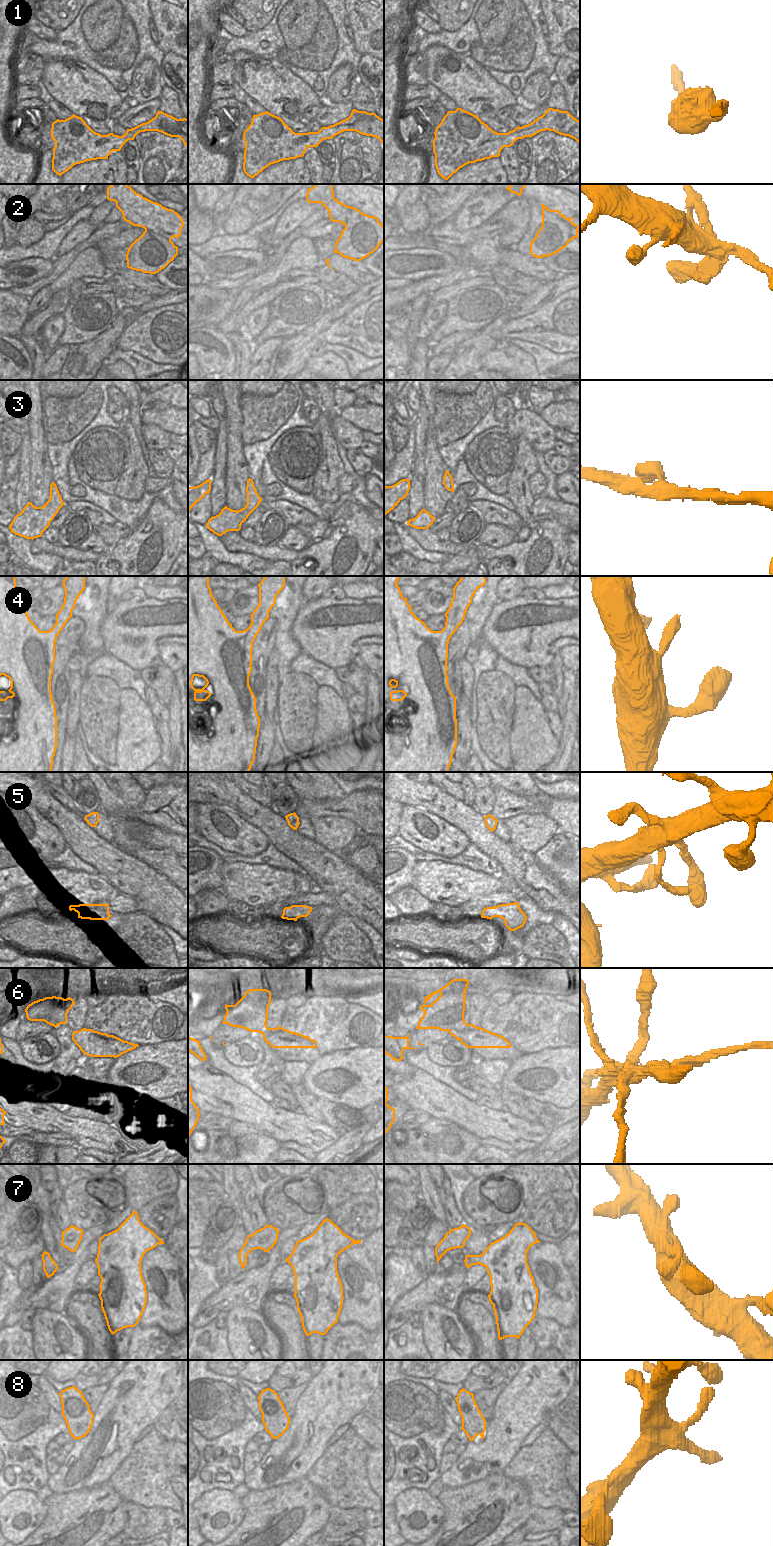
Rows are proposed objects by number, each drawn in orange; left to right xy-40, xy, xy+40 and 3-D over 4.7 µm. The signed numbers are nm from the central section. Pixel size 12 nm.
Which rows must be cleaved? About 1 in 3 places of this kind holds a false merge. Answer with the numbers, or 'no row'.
2, 6

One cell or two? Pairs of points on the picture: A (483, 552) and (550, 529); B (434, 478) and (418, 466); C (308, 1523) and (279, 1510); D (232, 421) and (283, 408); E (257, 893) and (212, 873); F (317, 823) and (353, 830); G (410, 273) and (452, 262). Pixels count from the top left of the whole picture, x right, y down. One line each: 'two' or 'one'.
A: one
B: two
C: one
D: two
E: two
F: one
G: one

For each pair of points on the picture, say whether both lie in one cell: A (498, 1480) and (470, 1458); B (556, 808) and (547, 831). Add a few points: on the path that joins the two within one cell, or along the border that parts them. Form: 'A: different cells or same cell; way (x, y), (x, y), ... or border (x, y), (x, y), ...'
A: different cells; border (502, 1472), (488, 1474), (469, 1484)
B: different cells; border (529, 813), (546, 814), (560, 833)

